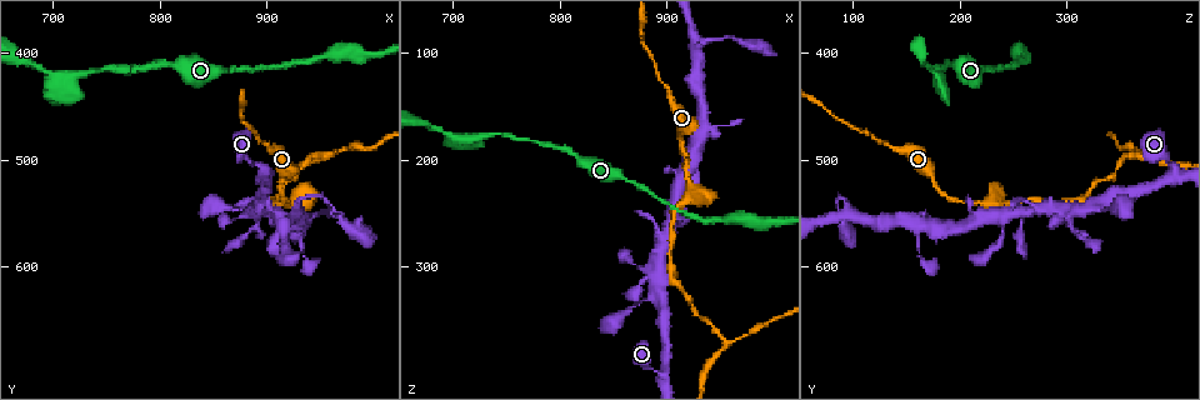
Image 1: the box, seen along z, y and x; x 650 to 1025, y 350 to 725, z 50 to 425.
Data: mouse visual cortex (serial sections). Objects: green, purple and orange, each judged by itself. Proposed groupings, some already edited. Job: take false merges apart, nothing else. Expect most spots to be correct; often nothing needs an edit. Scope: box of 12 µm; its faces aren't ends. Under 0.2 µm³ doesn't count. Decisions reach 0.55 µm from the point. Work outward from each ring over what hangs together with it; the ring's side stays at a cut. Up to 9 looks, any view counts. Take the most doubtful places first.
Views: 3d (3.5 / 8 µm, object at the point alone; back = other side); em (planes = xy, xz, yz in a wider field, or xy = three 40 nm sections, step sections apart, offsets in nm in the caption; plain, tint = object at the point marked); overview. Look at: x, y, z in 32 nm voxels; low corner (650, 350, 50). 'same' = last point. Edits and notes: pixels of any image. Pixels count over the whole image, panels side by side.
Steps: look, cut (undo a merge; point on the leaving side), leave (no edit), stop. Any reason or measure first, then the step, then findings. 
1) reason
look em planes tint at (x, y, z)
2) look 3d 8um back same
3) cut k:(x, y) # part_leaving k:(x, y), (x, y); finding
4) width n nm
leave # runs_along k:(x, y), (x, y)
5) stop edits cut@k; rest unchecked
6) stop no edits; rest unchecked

a narrow waist
look 3d 3.5um at (956, 494, 372)

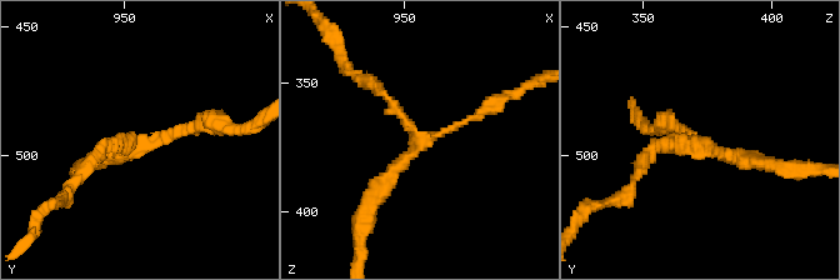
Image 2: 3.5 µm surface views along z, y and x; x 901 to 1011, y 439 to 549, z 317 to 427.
arms 3; arm_widths 100, 150, 200 nm
look em planes tint at (953, 494, 369)

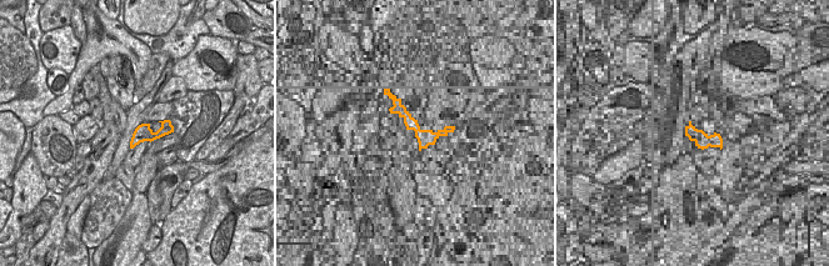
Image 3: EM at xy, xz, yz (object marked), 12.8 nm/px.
leave # runs_along 2:(360, 79), (414, 133), (414, 151), (375, 196); all the same cell

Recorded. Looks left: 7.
arms part here
look 3d 3.5um at (714, 420, 182)

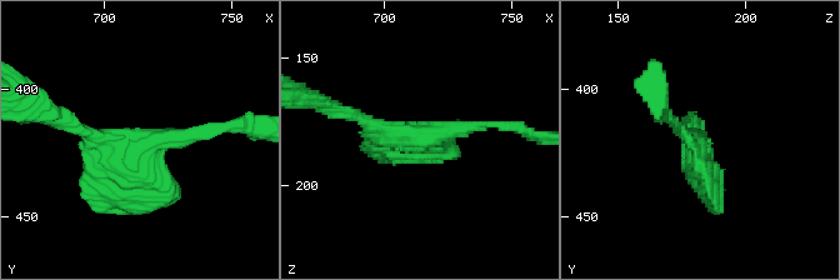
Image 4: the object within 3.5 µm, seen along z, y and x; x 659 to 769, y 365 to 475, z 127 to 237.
now the EM
look em xy step 5 tint at (716, 421, 182)

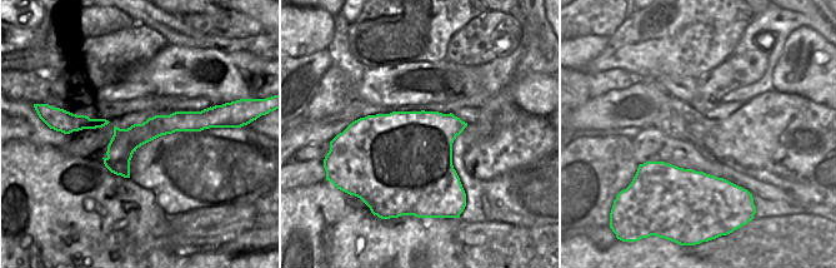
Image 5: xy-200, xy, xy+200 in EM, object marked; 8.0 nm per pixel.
leave # runs_along 4:(504, 126), (384, 136), (346, 114); all the same cell

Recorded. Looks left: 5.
a narrow waist
look 3d 3.5um at (896, 512, 402)

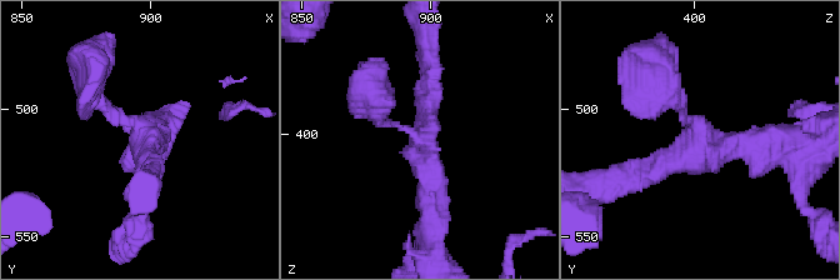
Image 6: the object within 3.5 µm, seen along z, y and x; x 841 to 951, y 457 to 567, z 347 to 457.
arms 3; arm_widths 200, 250, 300 nm
look em xy step 2 tint at (897, 514, 401)

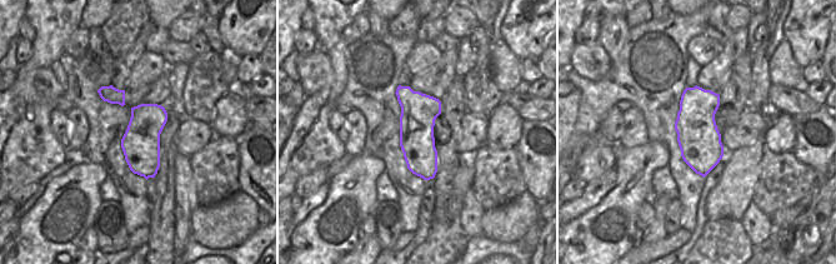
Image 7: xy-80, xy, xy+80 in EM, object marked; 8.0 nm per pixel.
cut it another way
look em xy step 1 tint same

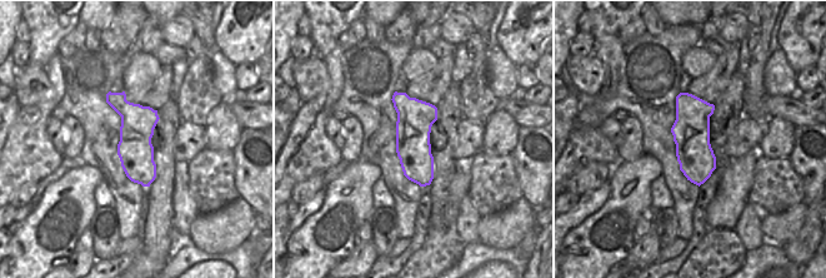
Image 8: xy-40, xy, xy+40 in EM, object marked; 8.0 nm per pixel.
leave # runs_along 8:(110, 95), (135, 120), (146, 183); one cell here

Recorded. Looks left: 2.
look 3d 3.5um back at (898, 538, 336)

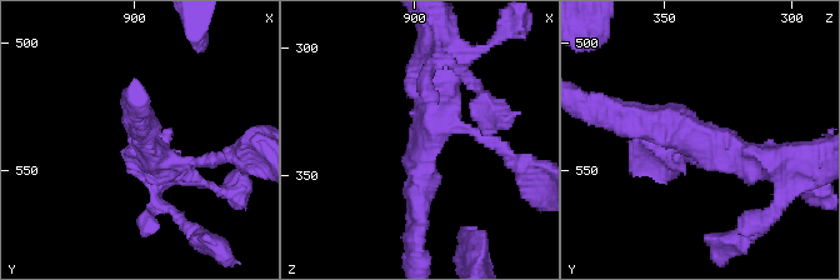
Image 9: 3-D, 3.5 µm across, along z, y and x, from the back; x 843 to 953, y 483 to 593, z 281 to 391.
look em planes tint at (897, 537, 336)

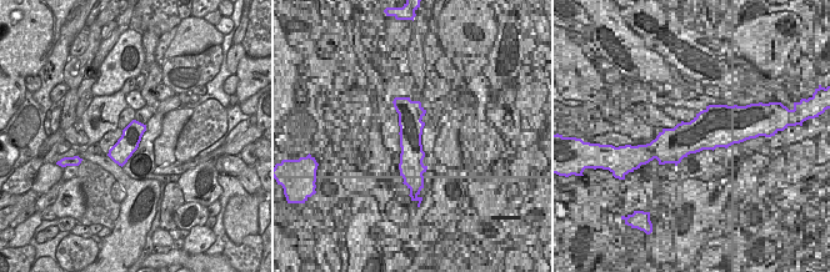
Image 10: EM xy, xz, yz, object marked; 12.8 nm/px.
leave # runs_along 9:(618, 118), (768, 163); one cell here

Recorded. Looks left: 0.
stop no edits; rest unchecked

